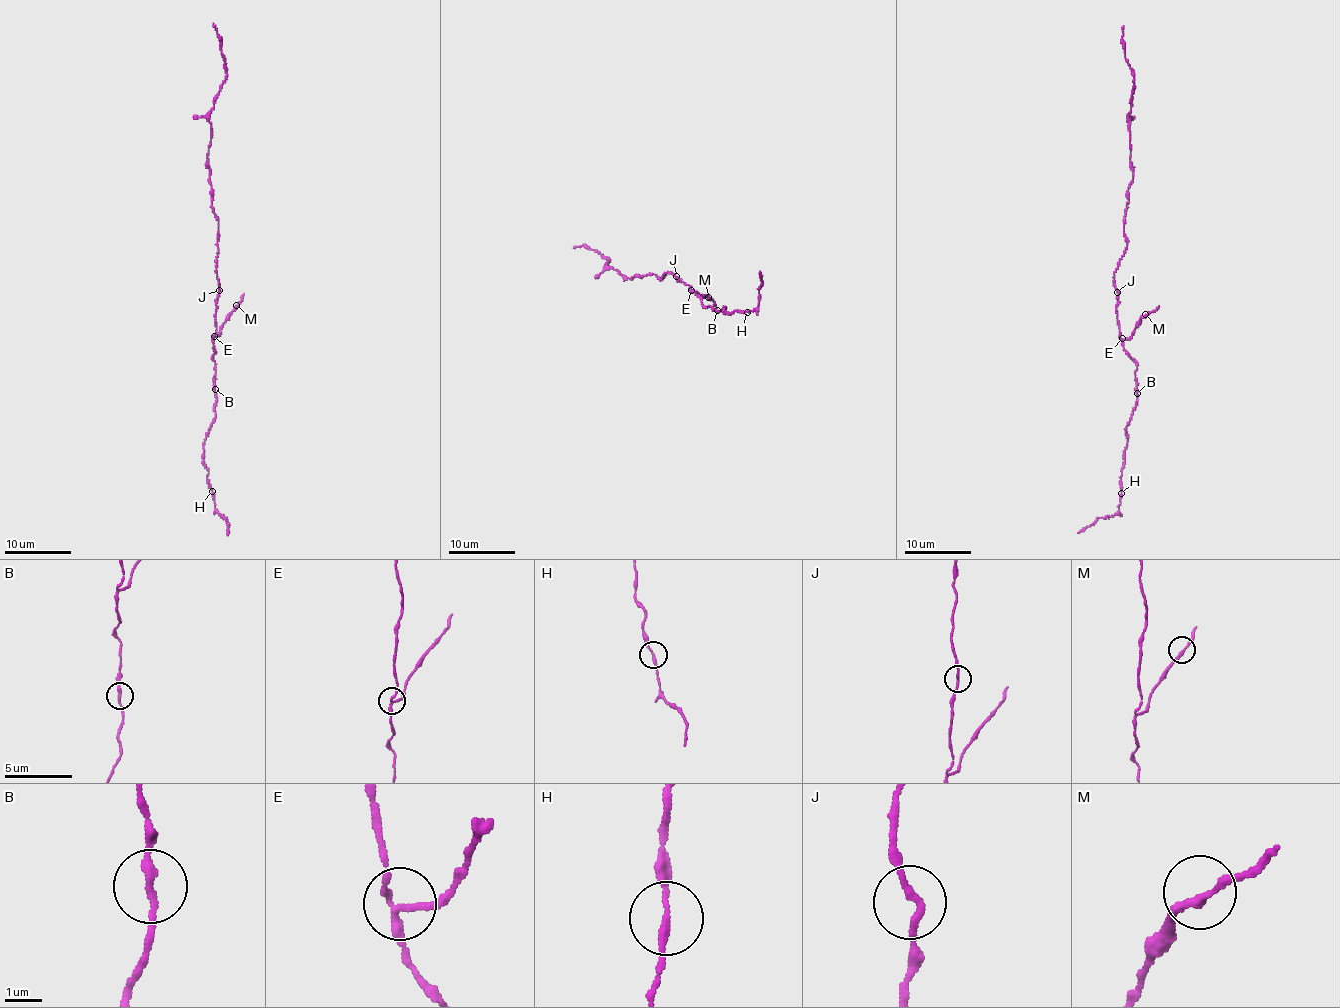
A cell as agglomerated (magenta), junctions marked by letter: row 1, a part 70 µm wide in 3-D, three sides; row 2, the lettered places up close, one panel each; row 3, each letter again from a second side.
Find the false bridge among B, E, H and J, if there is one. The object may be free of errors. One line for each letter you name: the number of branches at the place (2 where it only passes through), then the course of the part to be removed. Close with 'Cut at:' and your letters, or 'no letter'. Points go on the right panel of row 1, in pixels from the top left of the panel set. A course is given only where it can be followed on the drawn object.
E: branches 3; course (1122, 339), (1132, 335), (1141, 319), (1159, 306)
Cut at: E

